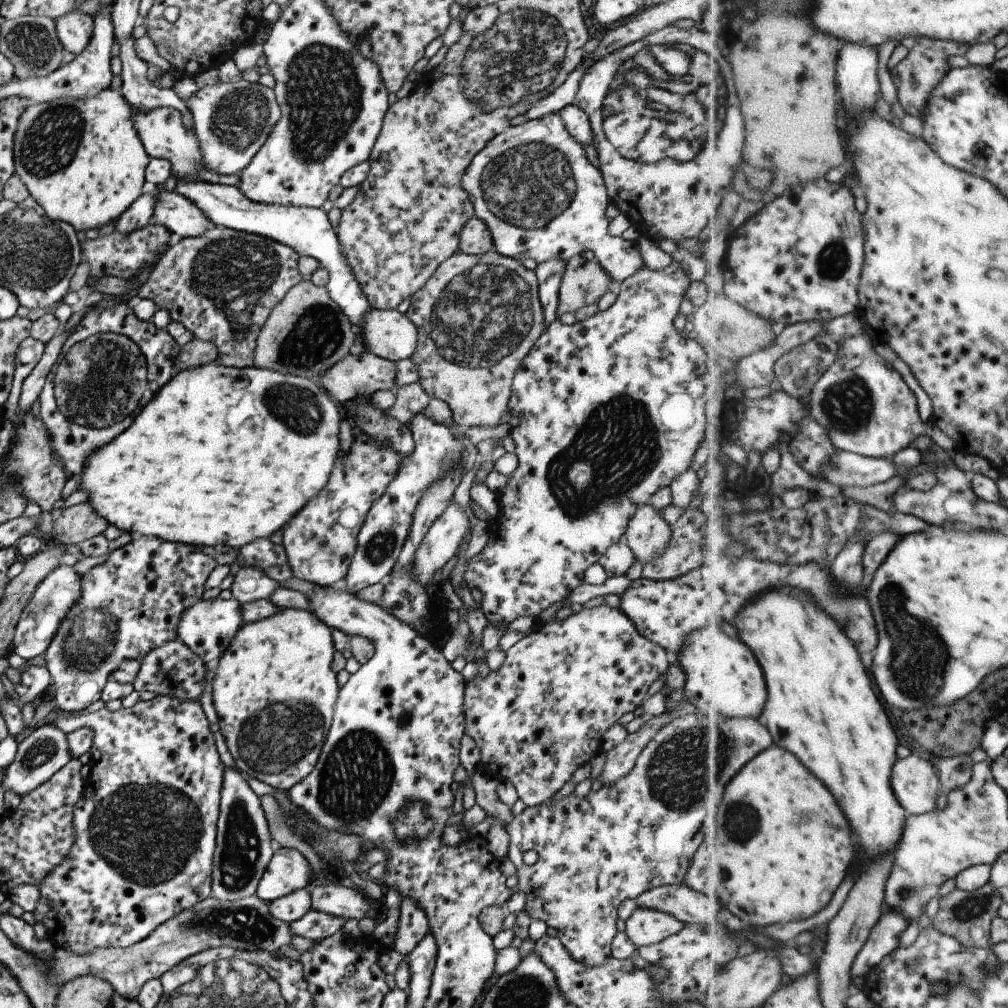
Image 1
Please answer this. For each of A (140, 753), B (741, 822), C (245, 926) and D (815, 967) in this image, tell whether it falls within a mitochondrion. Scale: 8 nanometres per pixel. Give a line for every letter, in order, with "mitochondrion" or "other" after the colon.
A: other
B: mitochondrion
C: mitochondrion
D: other

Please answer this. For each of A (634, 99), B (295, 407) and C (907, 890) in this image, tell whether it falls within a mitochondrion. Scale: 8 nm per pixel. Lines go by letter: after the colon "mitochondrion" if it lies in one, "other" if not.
A: mitochondrion
B: mitochondrion
C: mitochondrion

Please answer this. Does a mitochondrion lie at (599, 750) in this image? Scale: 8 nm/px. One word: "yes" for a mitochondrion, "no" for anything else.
no

